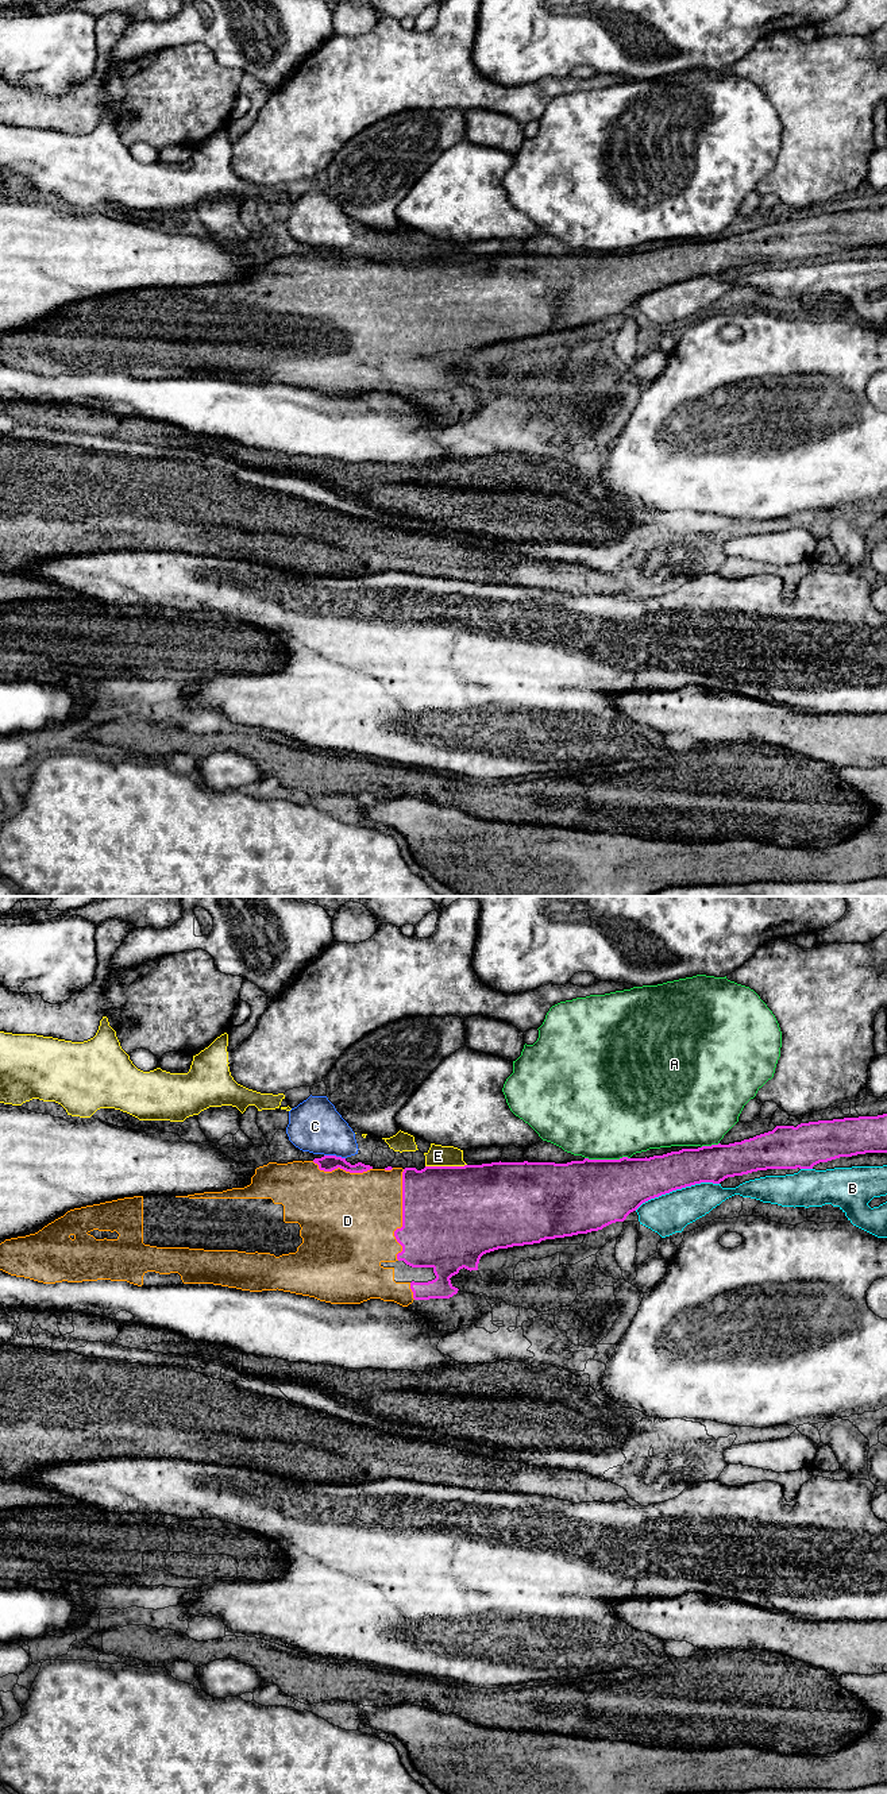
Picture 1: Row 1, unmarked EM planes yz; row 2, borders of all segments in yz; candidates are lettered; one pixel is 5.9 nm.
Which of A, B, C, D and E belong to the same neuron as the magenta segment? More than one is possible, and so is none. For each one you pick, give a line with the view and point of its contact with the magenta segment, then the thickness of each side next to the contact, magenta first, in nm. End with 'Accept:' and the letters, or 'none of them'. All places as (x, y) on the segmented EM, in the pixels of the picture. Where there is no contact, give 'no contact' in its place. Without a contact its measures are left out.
D: yz (402, 1215) | 500/460 nm
Accept: D

